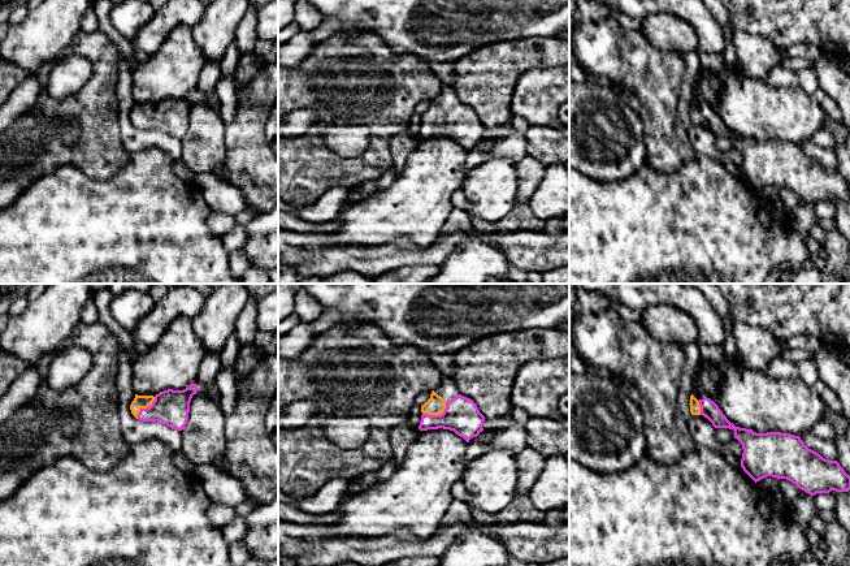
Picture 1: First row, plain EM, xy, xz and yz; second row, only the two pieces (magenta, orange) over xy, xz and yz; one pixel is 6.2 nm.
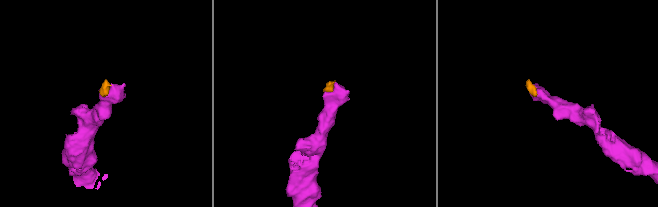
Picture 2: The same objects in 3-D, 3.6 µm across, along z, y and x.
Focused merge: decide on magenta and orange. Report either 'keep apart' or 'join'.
join

